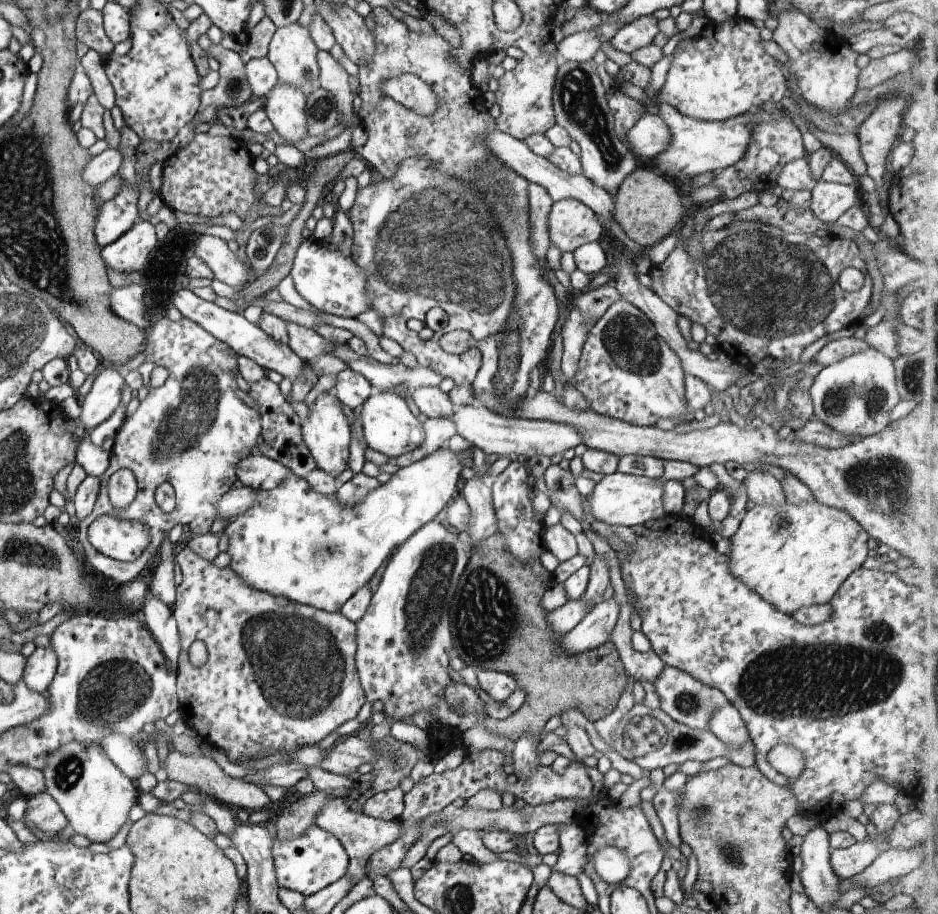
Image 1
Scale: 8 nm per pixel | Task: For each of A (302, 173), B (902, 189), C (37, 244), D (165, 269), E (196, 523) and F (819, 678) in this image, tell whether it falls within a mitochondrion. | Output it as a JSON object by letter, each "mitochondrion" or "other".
{"A":"other","B":"other","C":"mitochondrion","D":"mitochondrion","E":"other","F":"mitochondrion"}

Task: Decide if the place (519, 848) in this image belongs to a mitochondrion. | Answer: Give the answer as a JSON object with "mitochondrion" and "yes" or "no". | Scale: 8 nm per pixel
{"mitochondrion":"no"}

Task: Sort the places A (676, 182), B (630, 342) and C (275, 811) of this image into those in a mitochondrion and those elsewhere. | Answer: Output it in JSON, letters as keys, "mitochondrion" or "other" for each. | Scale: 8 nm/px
{"A":"other","B":"mitochondrion","C":"other"}

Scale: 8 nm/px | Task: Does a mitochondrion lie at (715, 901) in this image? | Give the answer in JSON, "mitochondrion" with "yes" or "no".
{"mitochondrion":"no"}

